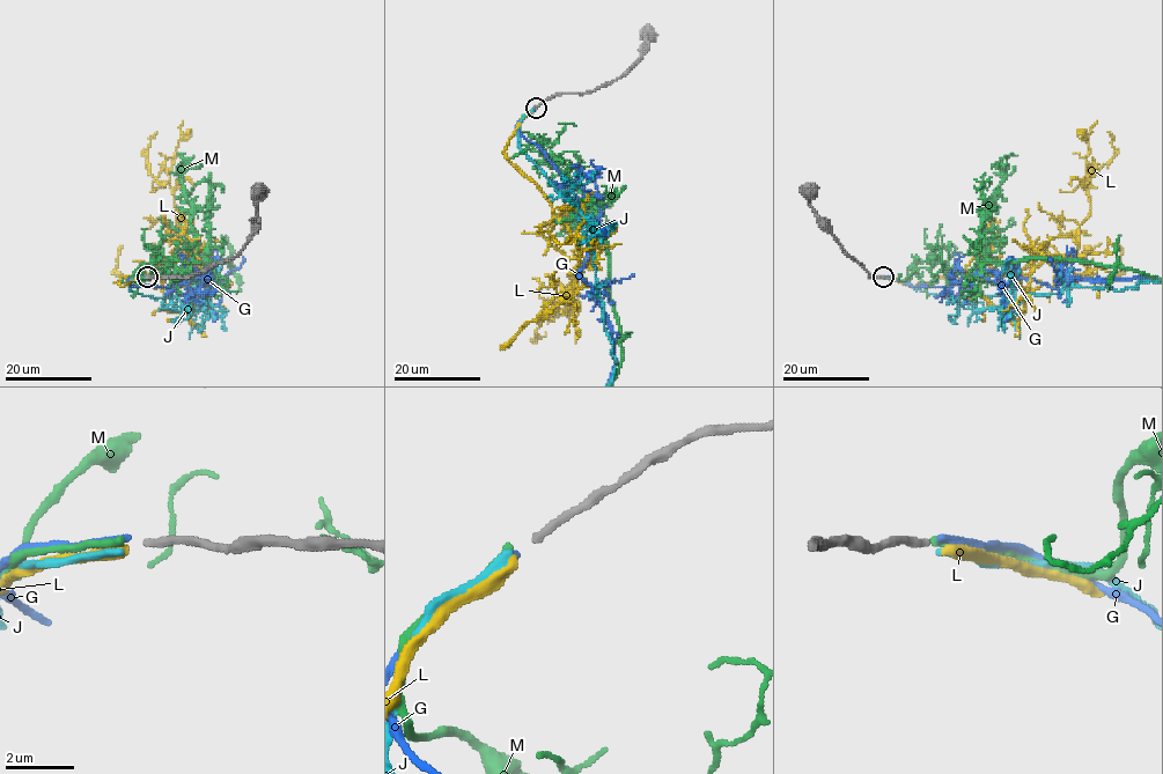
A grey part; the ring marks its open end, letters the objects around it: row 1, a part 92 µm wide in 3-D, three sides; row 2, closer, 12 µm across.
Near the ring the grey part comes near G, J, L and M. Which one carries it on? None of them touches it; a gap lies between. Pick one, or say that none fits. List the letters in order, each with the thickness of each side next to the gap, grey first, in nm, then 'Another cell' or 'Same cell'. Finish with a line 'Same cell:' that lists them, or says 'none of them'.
G: Thickness 220 nm (grey) against 190 nm. Another cell
J: Thickness 220 nm (grey) against 200 nm. Another cell
L: Thickness 220 nm (grey) against 320 nm. Another cell
M: Thickness 220 nm (grey) against 240 nm. Another cell
Same cell: none of them

